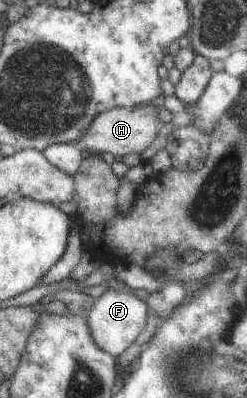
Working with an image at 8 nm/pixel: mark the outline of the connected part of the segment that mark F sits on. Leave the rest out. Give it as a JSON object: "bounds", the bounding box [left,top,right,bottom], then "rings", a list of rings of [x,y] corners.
{"bounds":[87,287,147,358],"rings":[[[106,287],[97,290],[95,304],[89,309],[87,327],[91,331],[91,339],[95,345],[117,358],[136,341],[146,327],[147,305],[131,293],[131,291],[115,291]]]}

